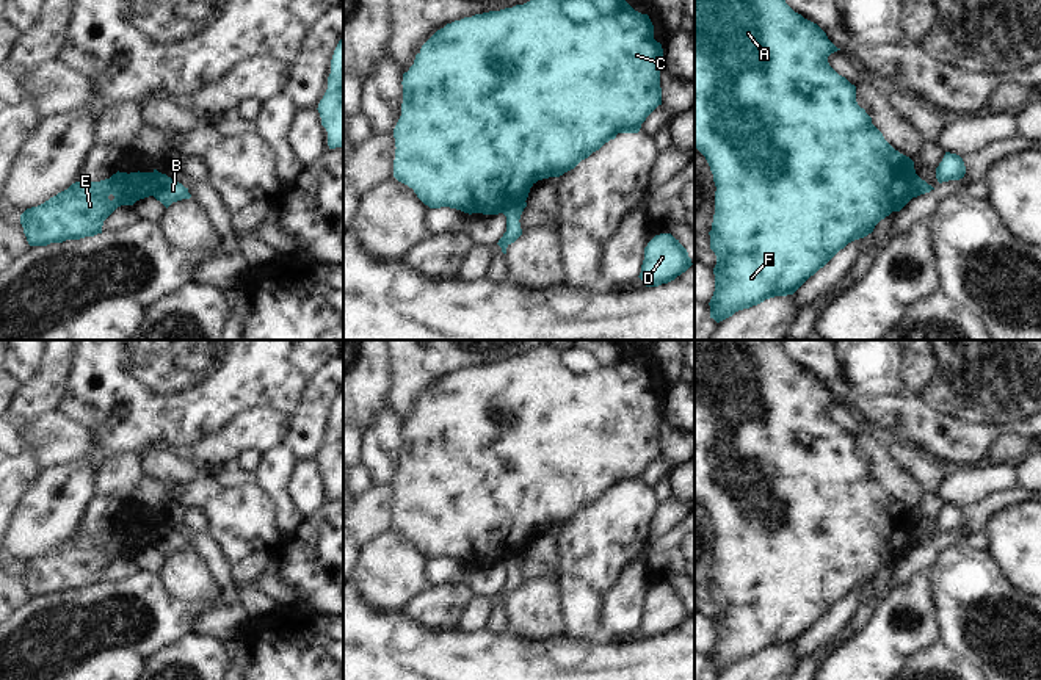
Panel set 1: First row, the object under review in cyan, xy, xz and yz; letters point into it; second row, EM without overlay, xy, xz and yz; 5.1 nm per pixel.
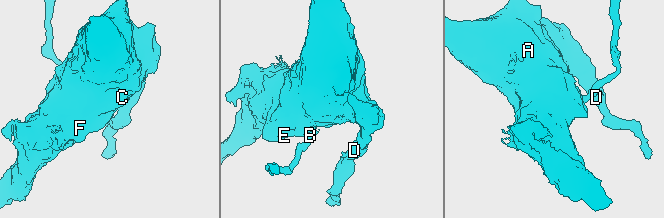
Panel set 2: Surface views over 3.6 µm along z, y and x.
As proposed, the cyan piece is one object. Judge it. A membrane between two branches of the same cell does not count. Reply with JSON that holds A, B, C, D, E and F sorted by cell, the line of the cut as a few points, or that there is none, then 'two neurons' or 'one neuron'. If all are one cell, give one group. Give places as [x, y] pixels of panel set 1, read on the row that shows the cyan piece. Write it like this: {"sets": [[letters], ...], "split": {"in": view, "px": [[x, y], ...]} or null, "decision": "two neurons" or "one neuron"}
{"sets": [["A", "C", "D", "E", "F"], ["B"]], "split": {"in": "xz", "px": [[524, 199], [502, 212]]}, "decision": "two neurons"}

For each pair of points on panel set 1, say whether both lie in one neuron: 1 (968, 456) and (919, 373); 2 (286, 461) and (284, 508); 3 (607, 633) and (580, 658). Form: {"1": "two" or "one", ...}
{"1": "one", "2": "one", "3": "two"}

